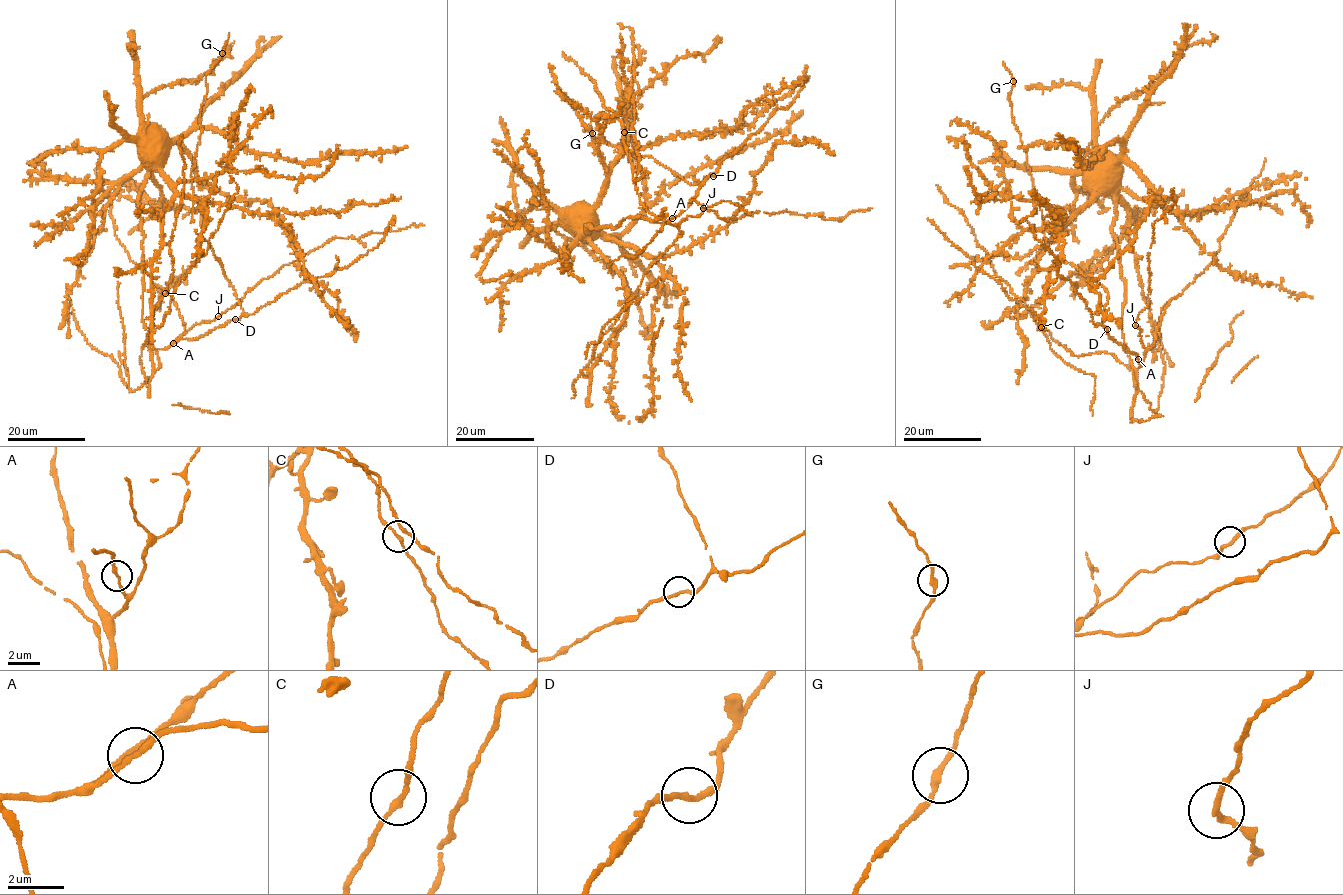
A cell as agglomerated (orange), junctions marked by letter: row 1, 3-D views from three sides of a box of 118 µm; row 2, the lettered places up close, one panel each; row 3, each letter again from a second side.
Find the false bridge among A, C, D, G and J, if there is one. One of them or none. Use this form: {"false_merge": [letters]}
{"false_merge": []}

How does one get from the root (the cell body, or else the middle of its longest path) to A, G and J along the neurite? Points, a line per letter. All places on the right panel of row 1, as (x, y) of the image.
A: (1089, 173), (1181, 214), (1246, 200), (1138, 359)
G: (1089, 173), (1093, 196), (1069, 218), (1042, 229), (1038, 197), (1013, 120), (1009, 98), (1013, 81)
J: (1089, 173), (1181, 214), (1246, 200), (1212, 261), (1168, 303), (1148, 349), (1135, 325)

